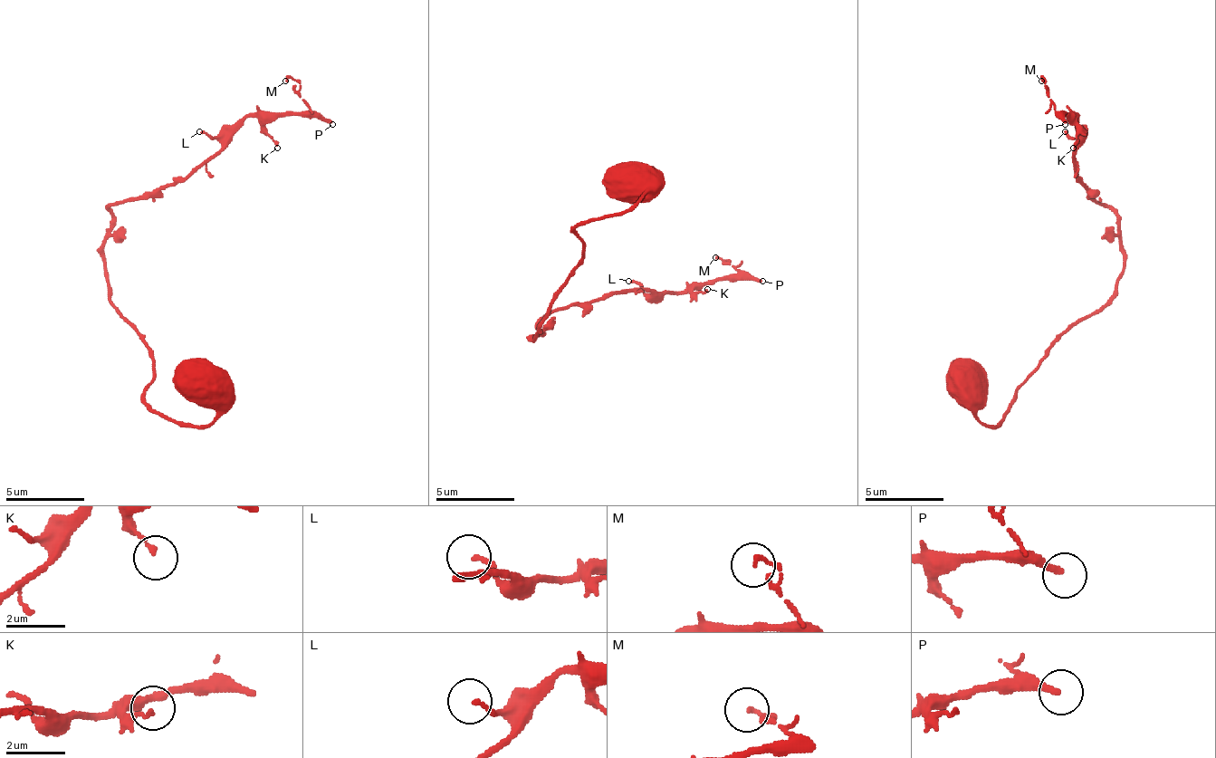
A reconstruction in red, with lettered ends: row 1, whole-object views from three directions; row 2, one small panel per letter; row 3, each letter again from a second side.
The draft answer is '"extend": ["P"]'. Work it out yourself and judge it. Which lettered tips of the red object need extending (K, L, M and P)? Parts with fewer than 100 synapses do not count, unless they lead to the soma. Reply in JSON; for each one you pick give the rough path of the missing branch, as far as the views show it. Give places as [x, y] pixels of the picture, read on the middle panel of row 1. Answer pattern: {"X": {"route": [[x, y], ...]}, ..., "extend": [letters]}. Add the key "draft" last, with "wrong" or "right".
{"extend": ["P"], "draft": "right"}

